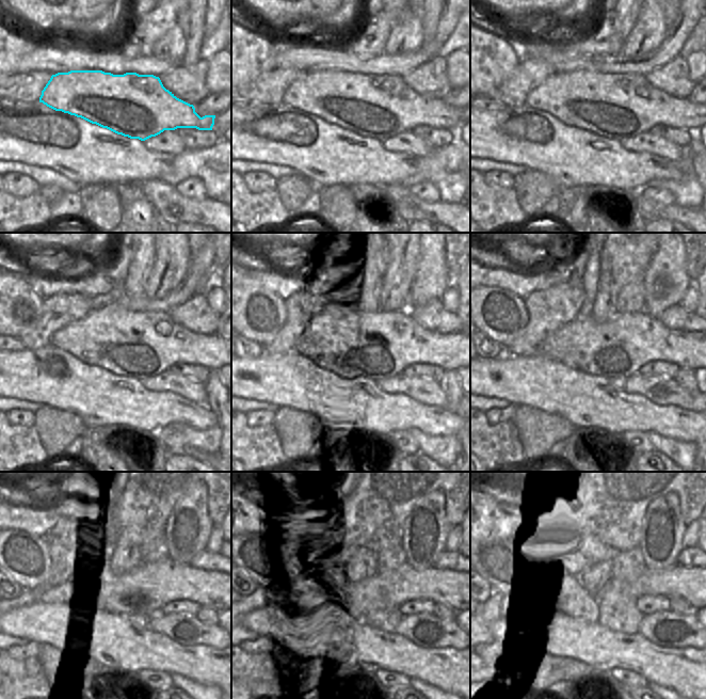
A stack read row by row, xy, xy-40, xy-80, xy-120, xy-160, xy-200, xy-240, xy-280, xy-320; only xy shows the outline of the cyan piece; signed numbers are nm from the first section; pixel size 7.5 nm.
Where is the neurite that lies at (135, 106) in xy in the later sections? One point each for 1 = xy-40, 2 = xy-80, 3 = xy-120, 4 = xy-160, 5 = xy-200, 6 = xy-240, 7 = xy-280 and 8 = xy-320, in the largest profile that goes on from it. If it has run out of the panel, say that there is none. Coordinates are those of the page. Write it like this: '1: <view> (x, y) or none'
1: xy-40 (380, 107)
2: xy-80 (619, 107)
3: xy-120 (141, 345)
4: xy-160 (379, 346)
5: xy-200 (619, 348)
6: xy-240 (146, 589)
7: xy-280 (390, 589)
8: xy-320 (677, 582)

